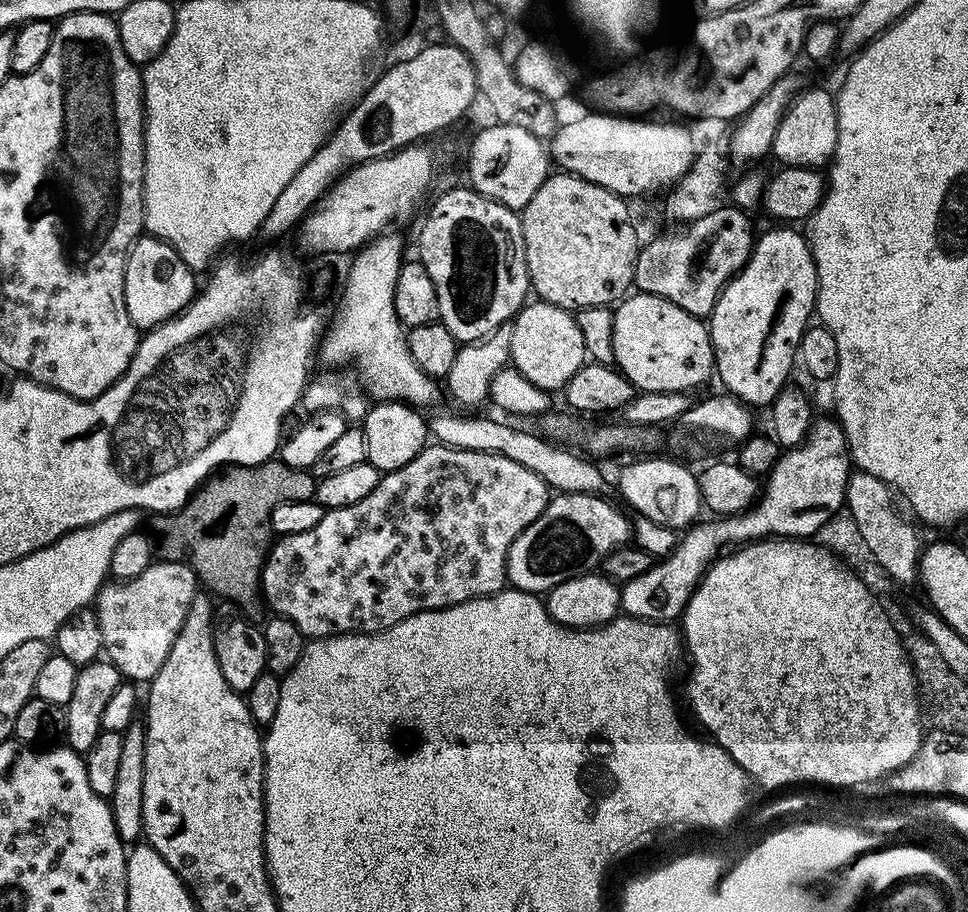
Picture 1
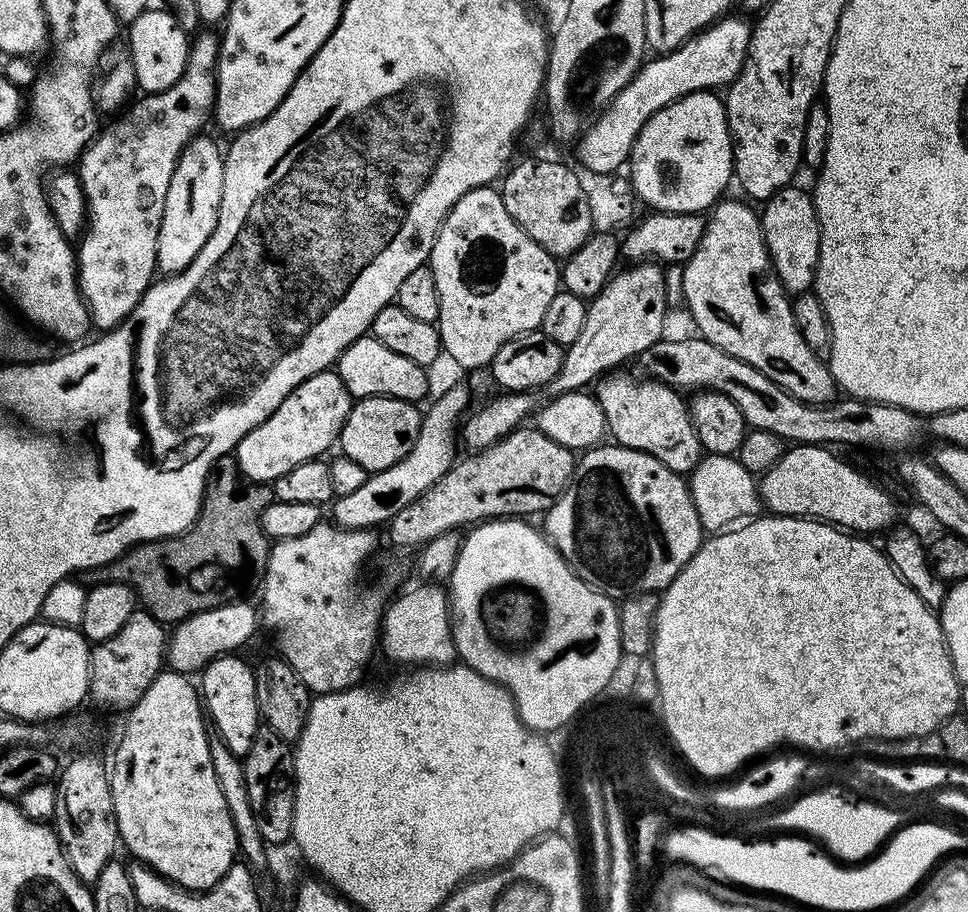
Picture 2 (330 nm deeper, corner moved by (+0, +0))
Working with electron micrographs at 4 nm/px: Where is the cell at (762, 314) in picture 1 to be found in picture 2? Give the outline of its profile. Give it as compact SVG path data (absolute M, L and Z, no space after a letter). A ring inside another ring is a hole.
M789 186L780 188L776 195L762 208L764 241L768 247L768 257L772 259L772 269L780 280L785 293L799 294L809 291L816 283L816 267L820 261L820 223L816 217L816 207L807 191Z

